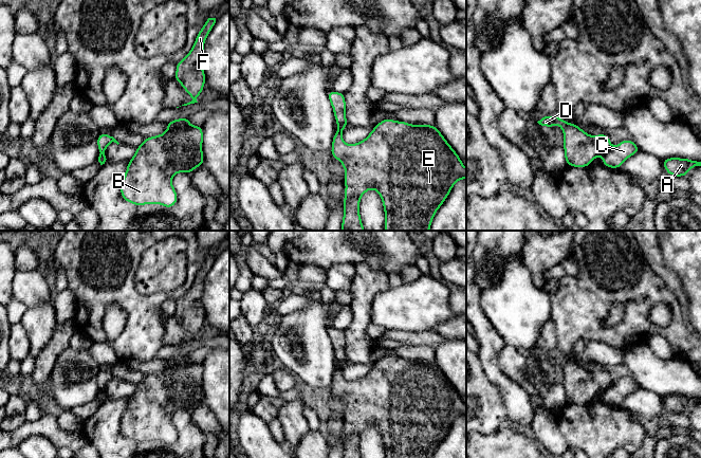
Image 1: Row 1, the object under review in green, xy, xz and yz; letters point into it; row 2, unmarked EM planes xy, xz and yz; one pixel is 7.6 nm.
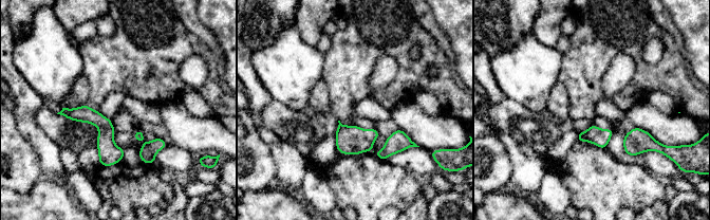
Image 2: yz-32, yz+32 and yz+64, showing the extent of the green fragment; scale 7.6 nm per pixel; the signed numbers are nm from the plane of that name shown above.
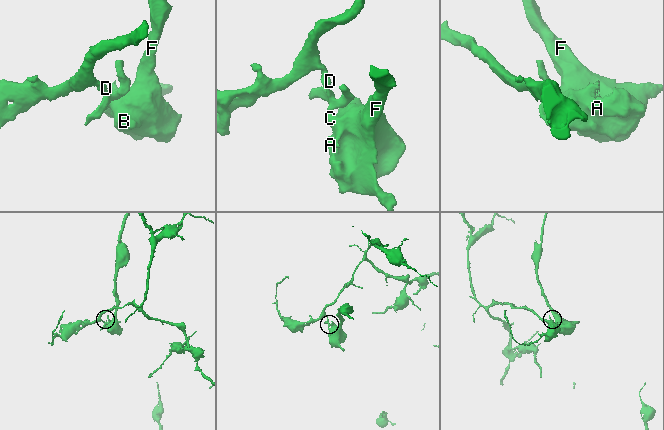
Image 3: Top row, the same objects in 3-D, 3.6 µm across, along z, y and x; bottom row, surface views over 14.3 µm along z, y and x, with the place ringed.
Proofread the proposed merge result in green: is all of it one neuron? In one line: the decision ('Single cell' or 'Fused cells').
Fused cells

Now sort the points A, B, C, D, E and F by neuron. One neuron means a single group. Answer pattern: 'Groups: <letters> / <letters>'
Groups: A B C E F / D

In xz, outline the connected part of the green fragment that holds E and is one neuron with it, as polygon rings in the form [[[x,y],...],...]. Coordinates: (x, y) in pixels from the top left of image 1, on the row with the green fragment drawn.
[[[385,118],[381,121],[370,132],[370,134],[363,141],[348,145],[343,140],[342,130],[336,130],[332,140],[332,149],[330,151],[331,155],[338,160],[345,168],[345,198],[344,198],[344,217],[342,222],[342,231],[365,231],[362,219],[359,216],[359,201],[362,196],[369,189],[375,189],[383,202],[383,207],[385,212],[385,230],[384,231],[429,231],[432,219],[444,203],[445,199],[451,191],[455,183],[461,179],[466,179],[466,168],[461,162],[461,158],[453,149],[453,147],[447,143],[442,133],[433,125],[411,125],[406,122],[393,121],[390,118]]]

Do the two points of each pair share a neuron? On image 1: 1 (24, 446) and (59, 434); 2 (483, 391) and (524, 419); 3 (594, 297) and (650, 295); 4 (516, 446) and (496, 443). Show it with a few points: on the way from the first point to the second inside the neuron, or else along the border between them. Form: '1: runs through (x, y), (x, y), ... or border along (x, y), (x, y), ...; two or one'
1: border along (22, 440), (40, 435), (56, 446); two
2: border along (493, 383), (502, 399), (508, 422); two
3: runs through (608, 294), (637, 294); one
4: runs through (511, 446), (501, 446); one

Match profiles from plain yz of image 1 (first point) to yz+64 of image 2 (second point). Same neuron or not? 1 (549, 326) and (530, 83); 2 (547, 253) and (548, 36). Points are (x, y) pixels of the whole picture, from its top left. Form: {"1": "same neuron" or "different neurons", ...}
{"1": "different neurons", "2": "same neuron"}

